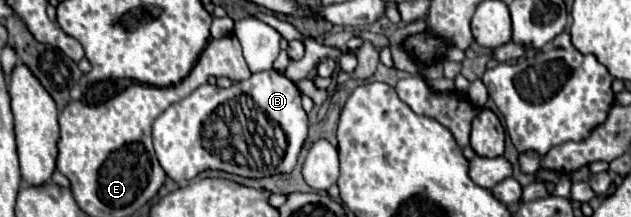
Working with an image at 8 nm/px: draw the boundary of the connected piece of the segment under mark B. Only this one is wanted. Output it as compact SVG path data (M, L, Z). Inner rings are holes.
M276 70L252 74L248 80L234 82L230 88L204 84L184 100L172 104L152 124L156 158L162 170L166 172L166 176L170 176L178 184L196 178L204 170L220 170L242 178L266 178L274 174L290 174L298 162L298 156L306 138L308 138L308 116L302 108L302 94L292 80L288 80L284 74ZM230 124L234 124L242 132L242 140L238 140L238 136L230 132Z

